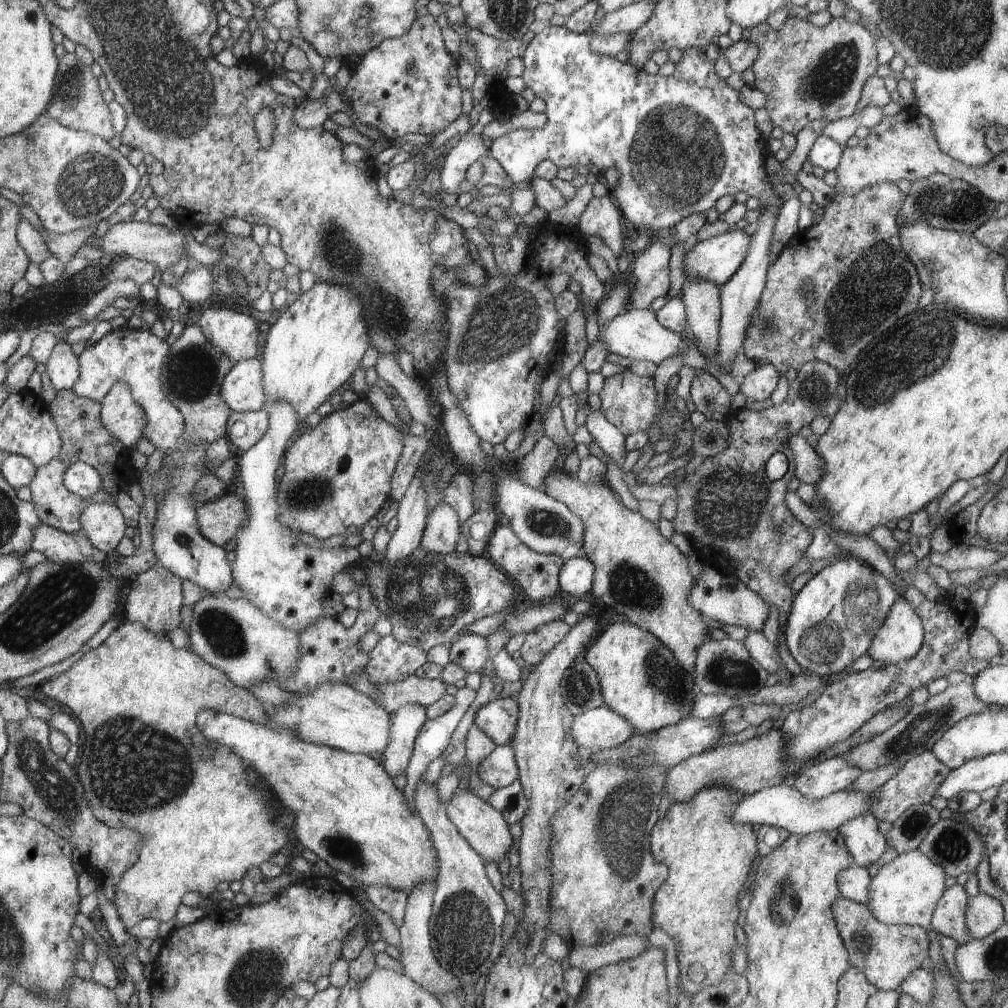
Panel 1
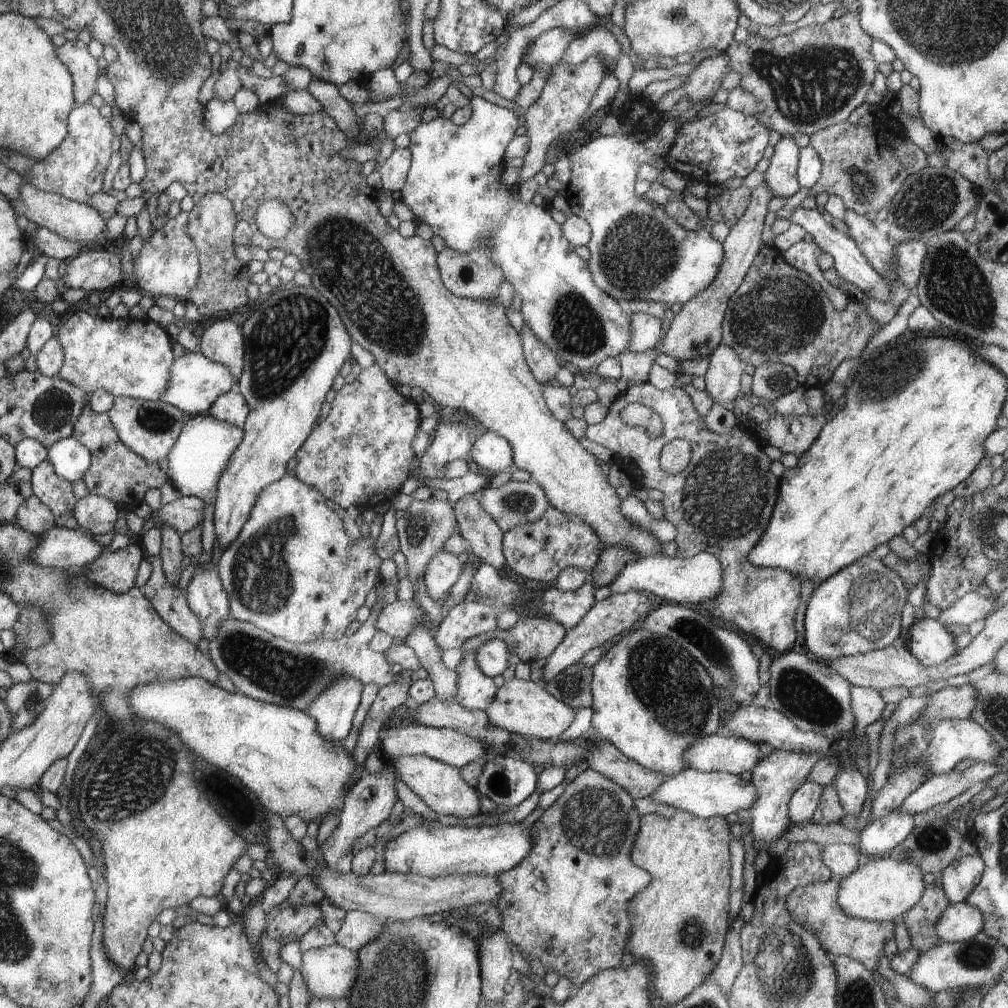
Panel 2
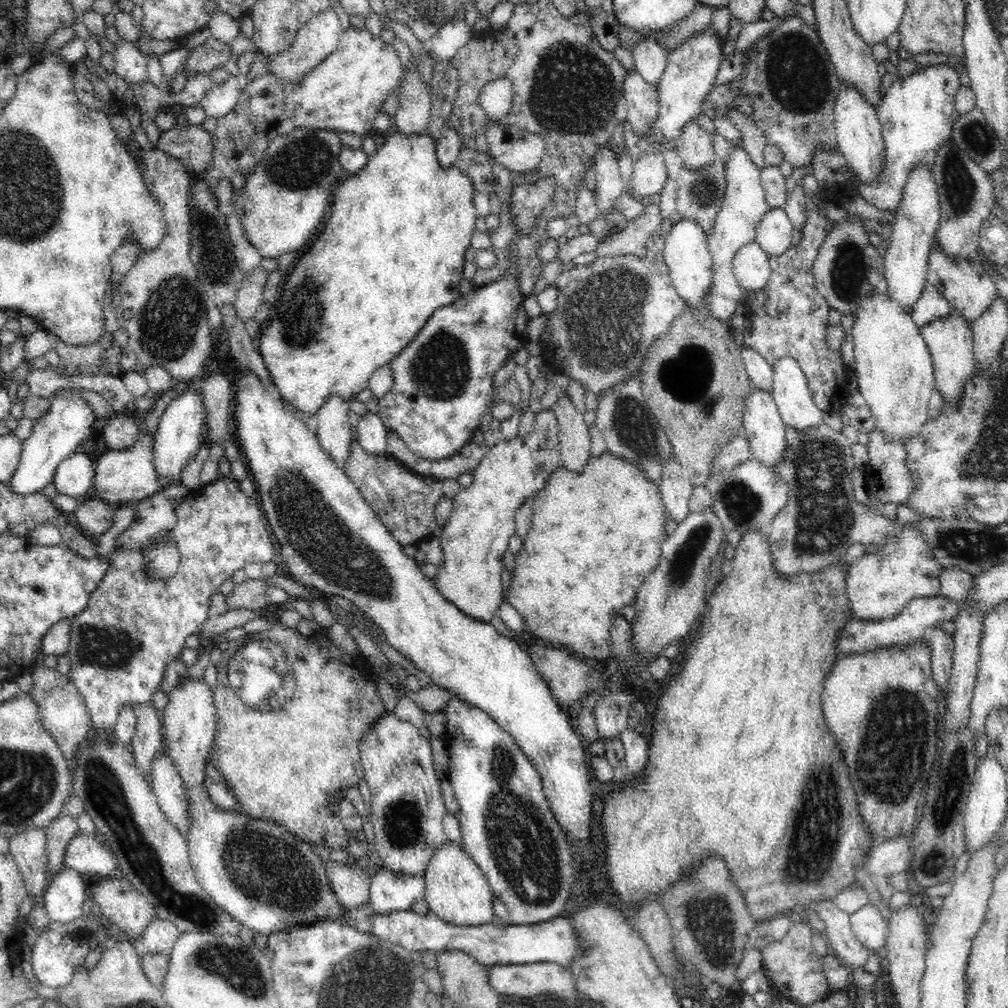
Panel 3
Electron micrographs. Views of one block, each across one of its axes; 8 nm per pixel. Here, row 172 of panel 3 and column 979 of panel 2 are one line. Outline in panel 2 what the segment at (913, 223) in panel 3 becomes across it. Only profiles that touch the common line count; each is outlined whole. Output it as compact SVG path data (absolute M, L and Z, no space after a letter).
M964 901L950 903L937 922L937 935L947 943L957 943L976 936L983 930L984 915L979 908Z

